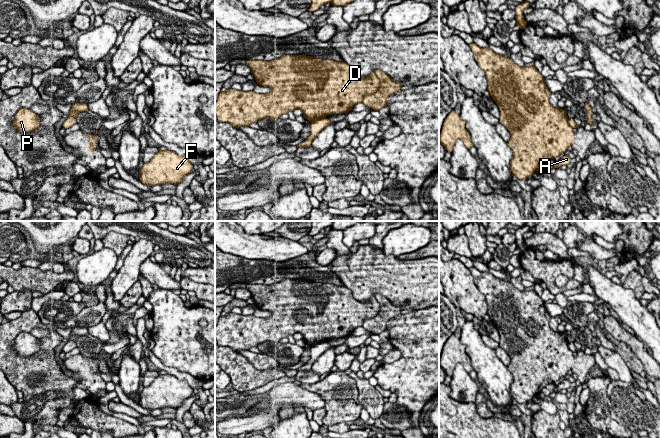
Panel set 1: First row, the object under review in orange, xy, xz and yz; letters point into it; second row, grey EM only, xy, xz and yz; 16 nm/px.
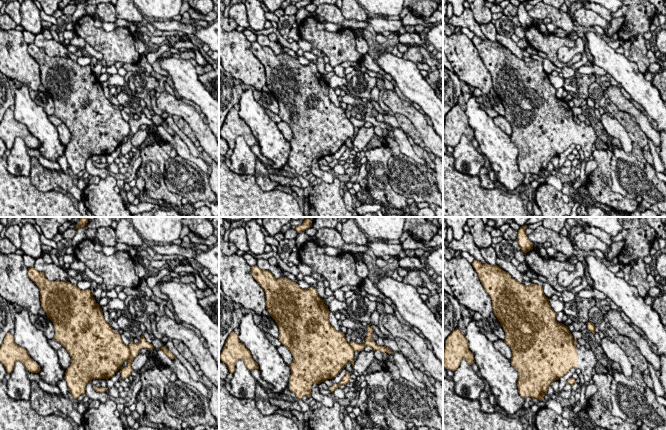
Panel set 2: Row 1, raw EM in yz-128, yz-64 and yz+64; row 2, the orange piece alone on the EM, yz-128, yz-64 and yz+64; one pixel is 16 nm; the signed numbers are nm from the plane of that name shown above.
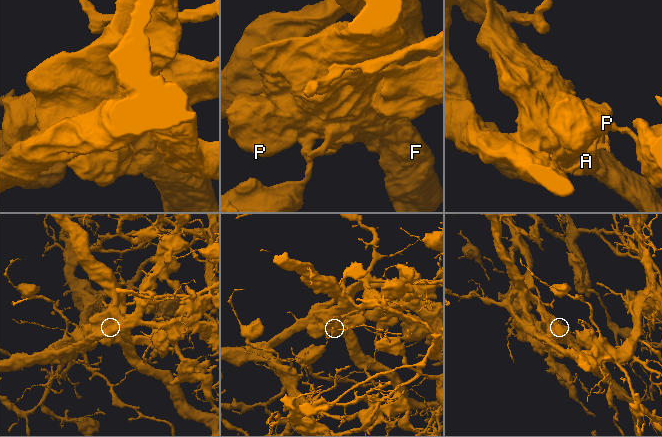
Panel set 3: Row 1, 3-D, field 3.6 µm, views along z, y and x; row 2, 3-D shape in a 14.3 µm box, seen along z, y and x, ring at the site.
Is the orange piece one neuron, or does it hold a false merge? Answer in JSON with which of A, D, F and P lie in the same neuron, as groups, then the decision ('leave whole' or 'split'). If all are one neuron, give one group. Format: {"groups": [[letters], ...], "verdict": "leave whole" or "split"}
{"groups": [["A"], ["D", "F", "P"]], "verdict": "split"}

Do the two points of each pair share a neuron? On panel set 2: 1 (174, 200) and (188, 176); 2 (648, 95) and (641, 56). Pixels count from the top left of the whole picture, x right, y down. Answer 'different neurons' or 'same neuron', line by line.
1: different neurons
2: different neurons

